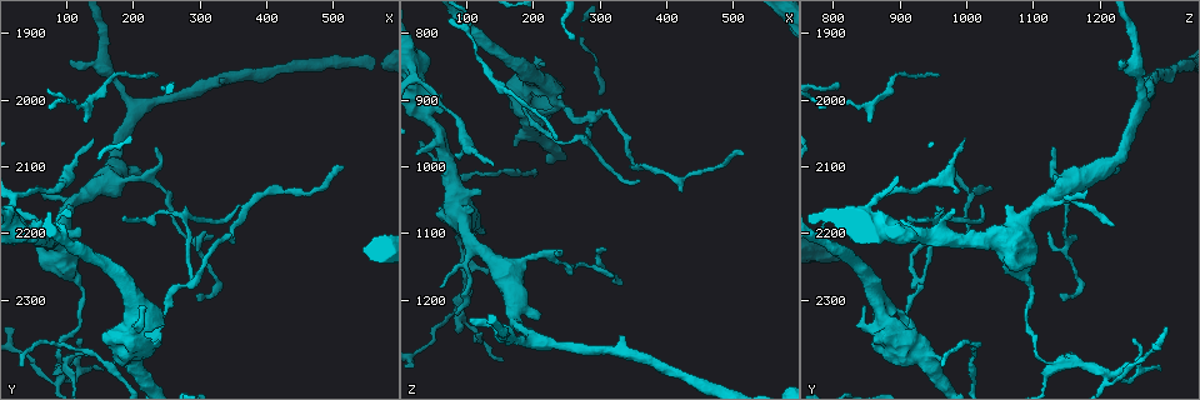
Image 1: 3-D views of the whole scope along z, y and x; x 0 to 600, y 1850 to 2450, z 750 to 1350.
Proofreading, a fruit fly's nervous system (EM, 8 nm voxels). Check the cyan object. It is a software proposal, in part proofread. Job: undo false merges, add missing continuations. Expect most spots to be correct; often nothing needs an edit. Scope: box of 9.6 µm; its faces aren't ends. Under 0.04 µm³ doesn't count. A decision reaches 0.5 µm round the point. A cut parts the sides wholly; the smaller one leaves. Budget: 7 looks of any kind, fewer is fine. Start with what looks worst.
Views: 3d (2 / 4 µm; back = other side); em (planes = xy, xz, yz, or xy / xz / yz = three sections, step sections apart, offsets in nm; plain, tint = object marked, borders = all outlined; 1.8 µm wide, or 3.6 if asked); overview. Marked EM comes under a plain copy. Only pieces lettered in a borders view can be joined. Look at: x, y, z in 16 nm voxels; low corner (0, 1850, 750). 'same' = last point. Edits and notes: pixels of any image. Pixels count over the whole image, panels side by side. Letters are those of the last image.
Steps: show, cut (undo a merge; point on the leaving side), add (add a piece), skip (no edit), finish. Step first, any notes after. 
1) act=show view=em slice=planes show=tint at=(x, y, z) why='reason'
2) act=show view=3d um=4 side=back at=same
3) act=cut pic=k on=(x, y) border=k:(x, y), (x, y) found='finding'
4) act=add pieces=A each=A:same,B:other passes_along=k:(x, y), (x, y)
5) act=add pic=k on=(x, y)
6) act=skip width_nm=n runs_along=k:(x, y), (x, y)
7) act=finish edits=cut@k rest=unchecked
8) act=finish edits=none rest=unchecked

act=show view=em slice=planes show=borders at=(90, 2405, 1200) why='abrupt turn'

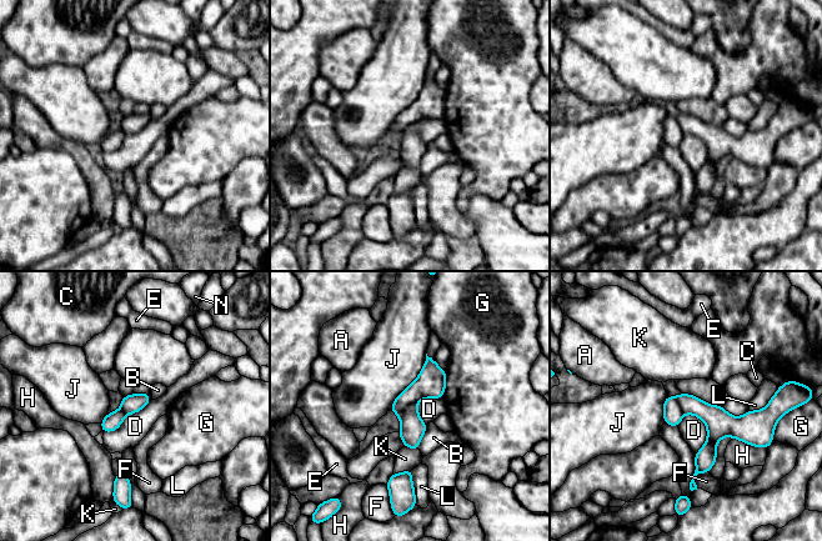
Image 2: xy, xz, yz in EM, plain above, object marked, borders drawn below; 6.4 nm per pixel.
act=cut pic=2 on=(431, 381) each=A:other,B:other,C:other,D:other,E:other,F:other,G:other,H:other,J:other,K:other,L:other,N:other found='two cells meet here'

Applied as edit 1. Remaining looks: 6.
act=show view=overview

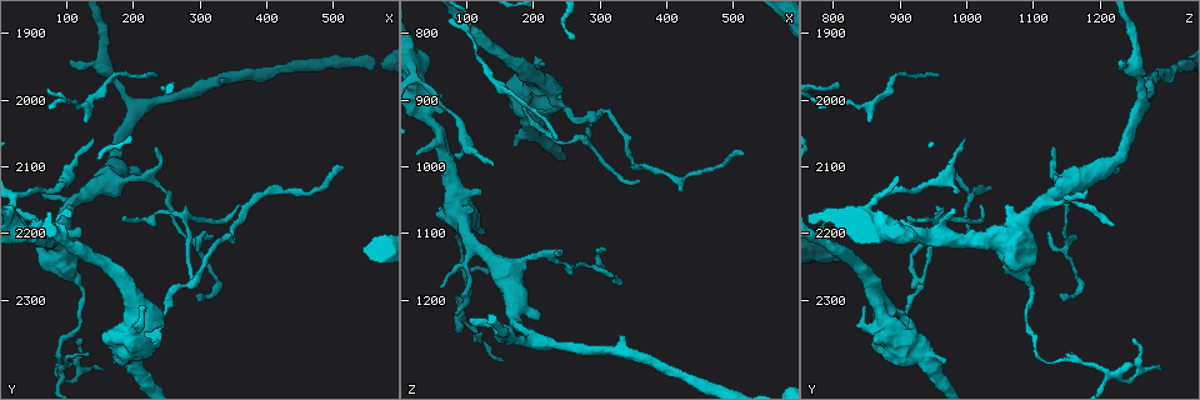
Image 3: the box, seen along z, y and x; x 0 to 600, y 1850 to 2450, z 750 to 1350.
act=show view=em slice=yz step=8 show=tint at=(240, 2330, 915) why='calibre changes'

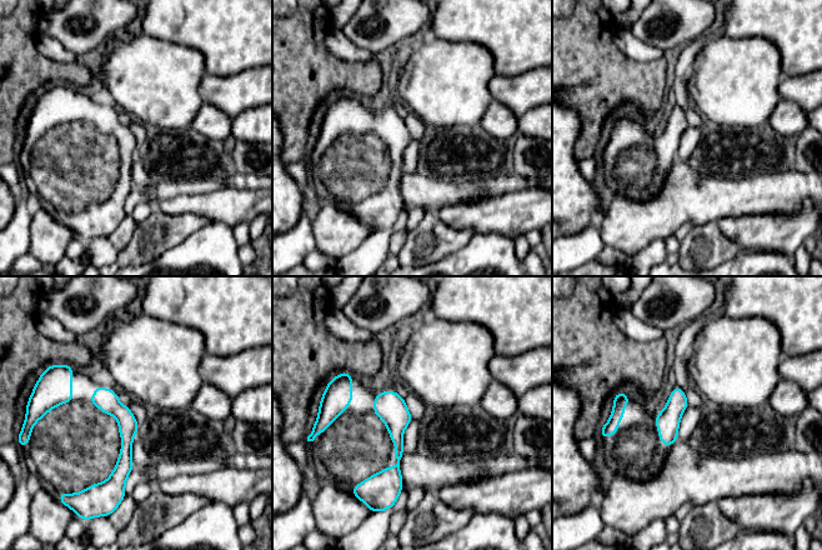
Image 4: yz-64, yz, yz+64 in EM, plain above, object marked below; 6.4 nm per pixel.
act=show view=em slice=xy step=16 show=tint at=same why='cut it another way'

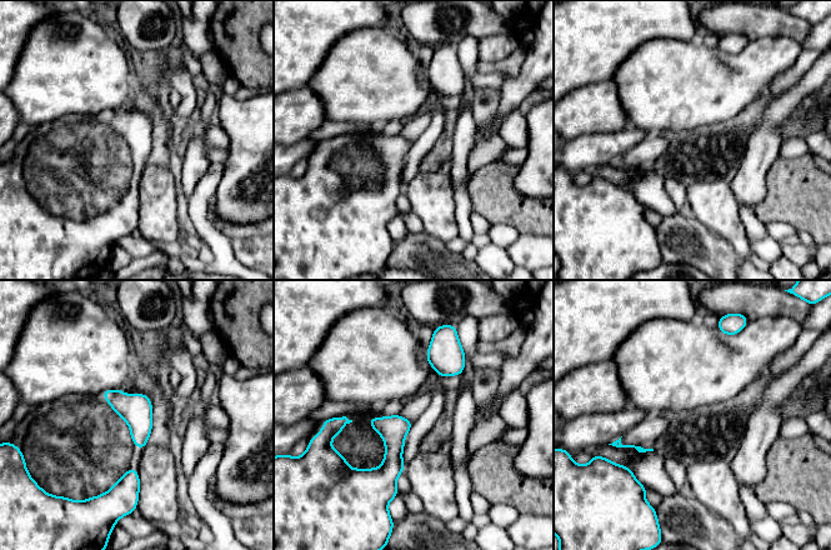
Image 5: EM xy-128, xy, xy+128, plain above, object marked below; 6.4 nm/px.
act=show view=em slice=xy step=16 show=borders at=same

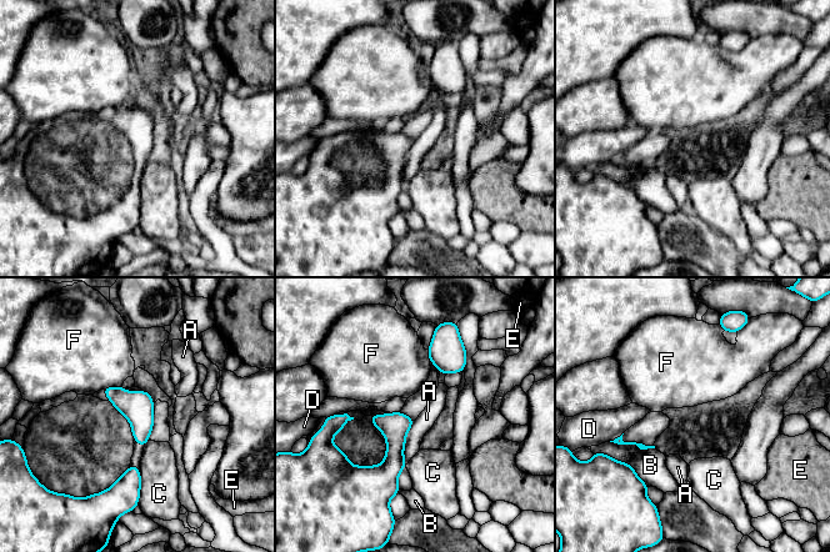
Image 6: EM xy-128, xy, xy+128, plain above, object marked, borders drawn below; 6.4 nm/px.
act=skip width_nm=180 each=A:other,B:other,C:other,D:other,E:other,F:other found='one cell here'

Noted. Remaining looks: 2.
act=finish edits=cut@2 rest=unchecked

